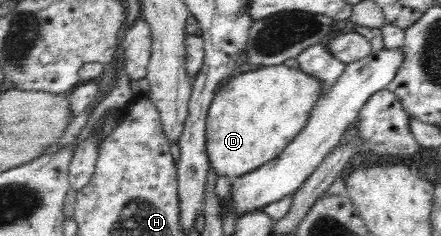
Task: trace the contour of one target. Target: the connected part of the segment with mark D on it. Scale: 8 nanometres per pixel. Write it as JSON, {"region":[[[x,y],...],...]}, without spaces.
{"region":[[[284,63],[236,75],[216,93],[206,115],[209,169],[233,180],[274,160],[308,122],[322,92],[320,81]]]}

